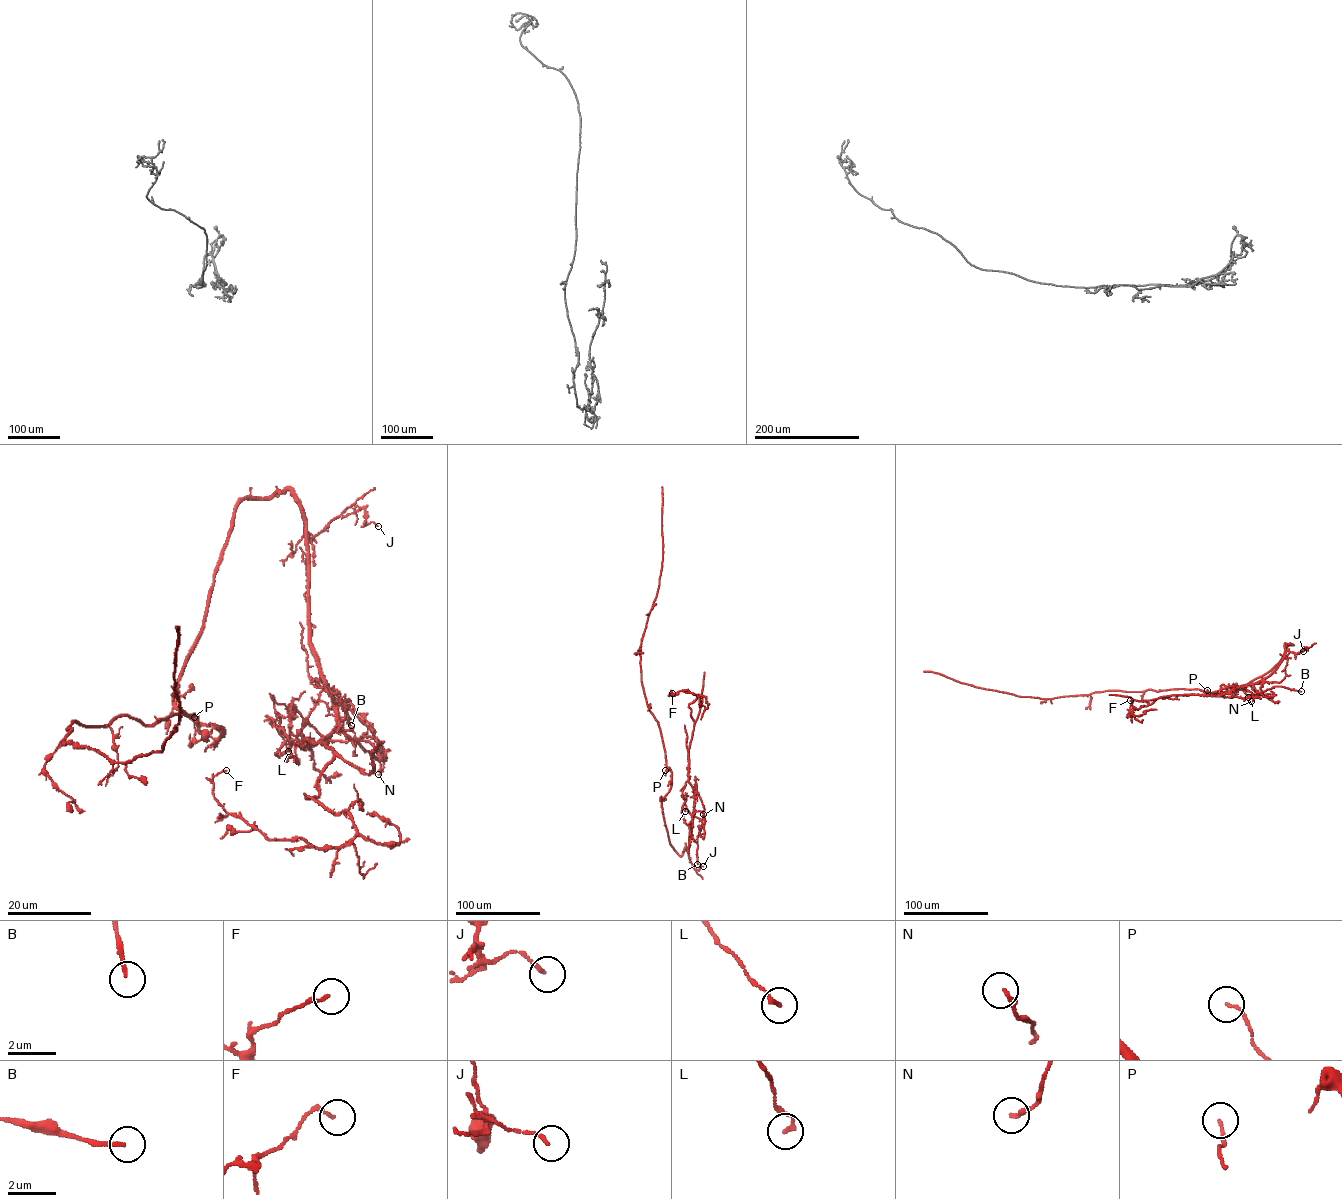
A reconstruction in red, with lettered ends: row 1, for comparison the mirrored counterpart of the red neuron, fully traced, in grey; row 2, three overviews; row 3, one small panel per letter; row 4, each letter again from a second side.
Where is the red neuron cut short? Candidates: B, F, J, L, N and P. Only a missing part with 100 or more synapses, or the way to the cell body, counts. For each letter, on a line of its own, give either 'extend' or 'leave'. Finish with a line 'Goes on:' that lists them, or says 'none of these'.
B: leave
F: leave
J: leave
L: leave
N: leave
P: leave
Goes on: none of these

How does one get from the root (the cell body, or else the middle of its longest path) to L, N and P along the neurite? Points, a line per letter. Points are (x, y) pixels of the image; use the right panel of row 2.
L: (1233, 689), (1269, 672), (1292, 644), (1269, 675), (1218, 695), (1234, 697), (1231, 687), (1248, 697)
N: (1233, 689), (1269, 672), (1292, 644), (1285, 643), (1284, 657), (1269, 675), (1229, 692), (1253, 697), (1251, 701)
P: (1233, 689), (1205, 692), (1208, 694), (1207, 690)

